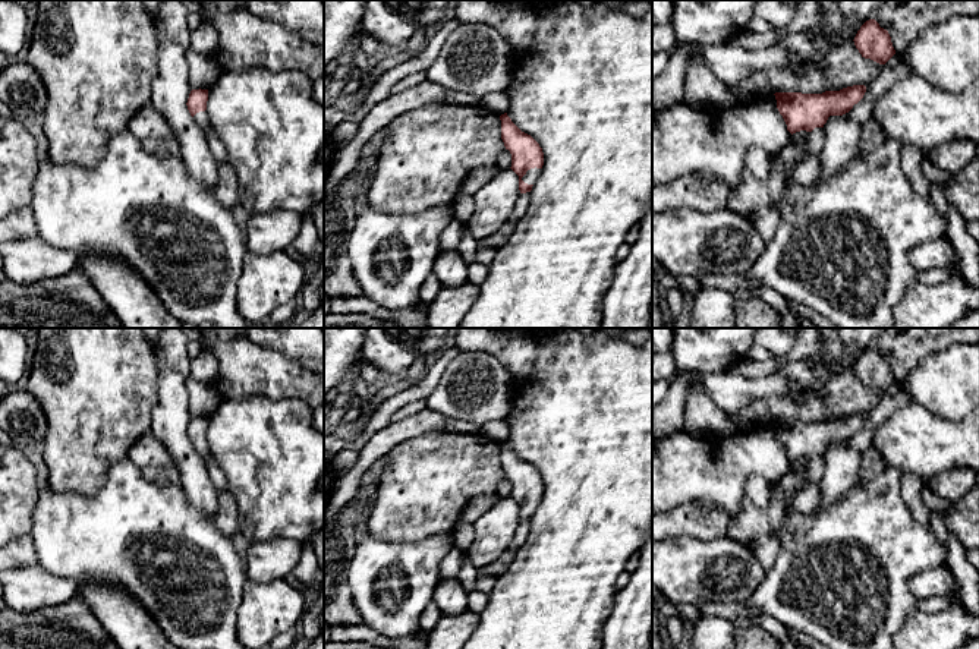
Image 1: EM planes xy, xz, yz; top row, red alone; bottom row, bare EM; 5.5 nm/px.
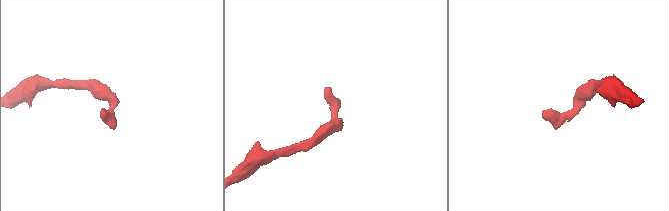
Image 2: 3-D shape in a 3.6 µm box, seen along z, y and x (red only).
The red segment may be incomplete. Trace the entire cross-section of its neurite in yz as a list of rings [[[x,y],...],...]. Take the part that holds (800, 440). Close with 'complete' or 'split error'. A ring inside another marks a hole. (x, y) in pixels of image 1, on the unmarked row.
[[[853,413],[822,422],[775,420],[774,423],[787,459],[793,463],[800,459],[812,460],[815,456],[824,456],[830,444],[849,441],[865,420],[865,413]]]; complete

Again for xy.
[[[192,418],[188,426],[188,438],[193,445],[195,451],[202,457],[202,460],[211,459],[211,451],[207,442],[208,418]]]; split error

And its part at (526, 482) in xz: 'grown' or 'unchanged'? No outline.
grown

